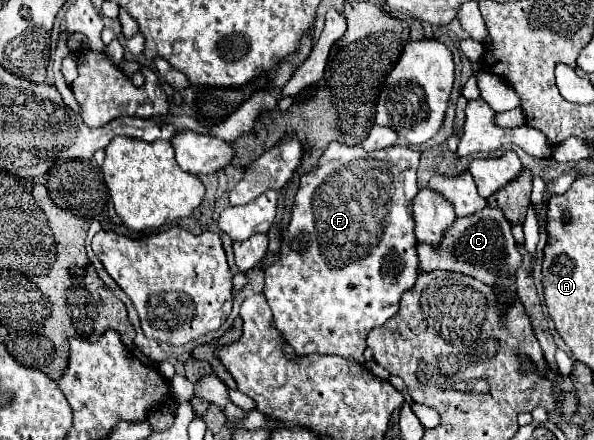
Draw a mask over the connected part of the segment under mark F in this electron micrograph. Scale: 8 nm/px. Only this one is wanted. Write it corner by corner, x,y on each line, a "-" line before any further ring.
333,142
317,164
301,176
291,222
281,238
279,260
265,270
263,288
277,330
297,354
337,354
363,364
369,330
383,326
397,314
401,294
413,288
421,274
413,220
413,198
419,192
415,178
417,166
419,152
411,148
389,146
365,152
359,144
347,146

